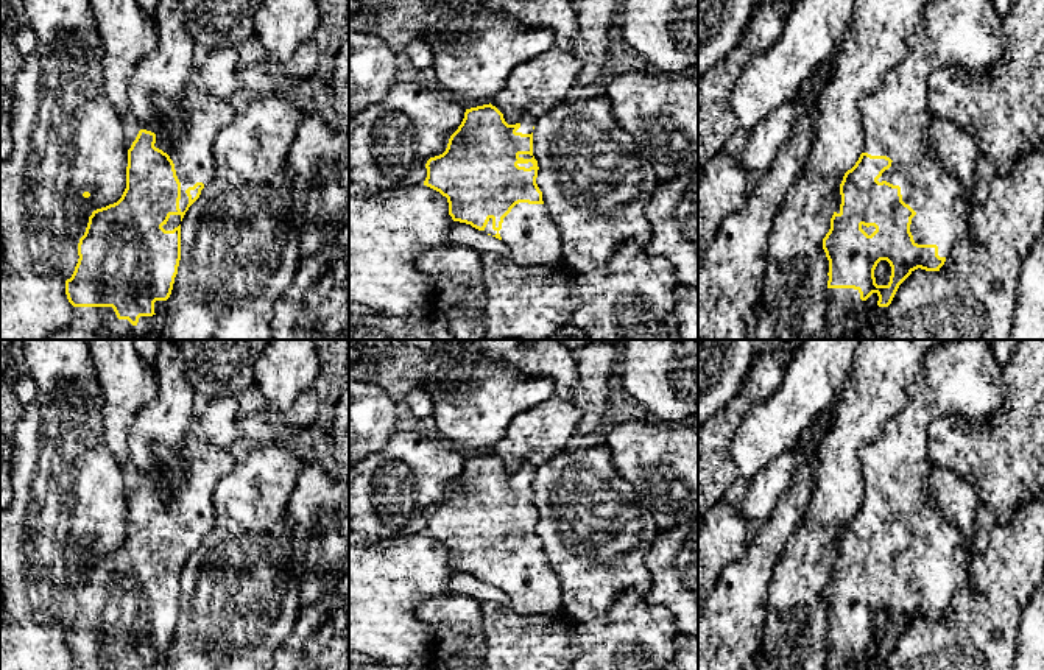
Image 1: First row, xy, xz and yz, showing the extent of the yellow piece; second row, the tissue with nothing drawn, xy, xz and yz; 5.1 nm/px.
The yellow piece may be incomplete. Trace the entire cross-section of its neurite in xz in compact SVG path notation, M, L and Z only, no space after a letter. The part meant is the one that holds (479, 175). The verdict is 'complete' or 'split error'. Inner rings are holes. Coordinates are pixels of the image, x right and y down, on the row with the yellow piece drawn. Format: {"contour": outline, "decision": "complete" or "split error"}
{"contour": "M491 103L471 108L446 151L425 164L424 185L447 198L452 220L502 240L510 248L510 259L520 266L561 262L563 256L559 229L536 184L539 167L533 156L533 129L534 120L528 115L508 125Z", "decision": "split error"}

